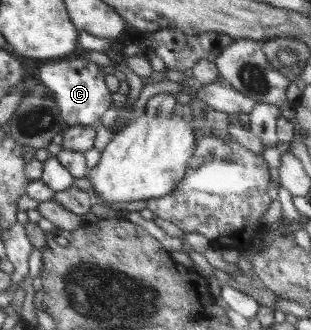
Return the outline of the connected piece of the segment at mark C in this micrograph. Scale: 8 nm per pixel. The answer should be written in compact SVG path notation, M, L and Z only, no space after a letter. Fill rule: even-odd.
M83 56L75 60L43 64L39 72L41 72L39 80L53 94L67 127L95 125L105 114L105 110L109 110L109 106L112 106L112 93L105 86L105 74L99 72L99 66L95 62L85 60Z

